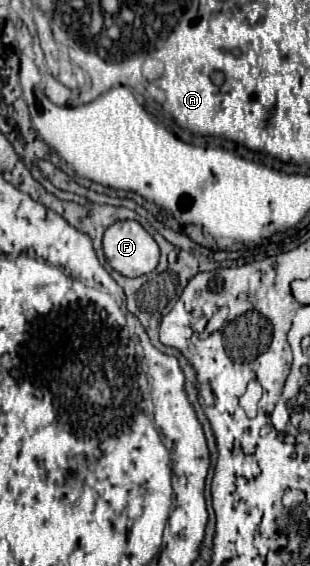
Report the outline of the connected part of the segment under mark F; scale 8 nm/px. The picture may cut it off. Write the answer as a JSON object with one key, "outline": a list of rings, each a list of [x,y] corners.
{"outline":[[[120,220],[108,226],[102,242],[106,262],[126,278],[148,274],[158,264],[158,244],[134,220]]]}

